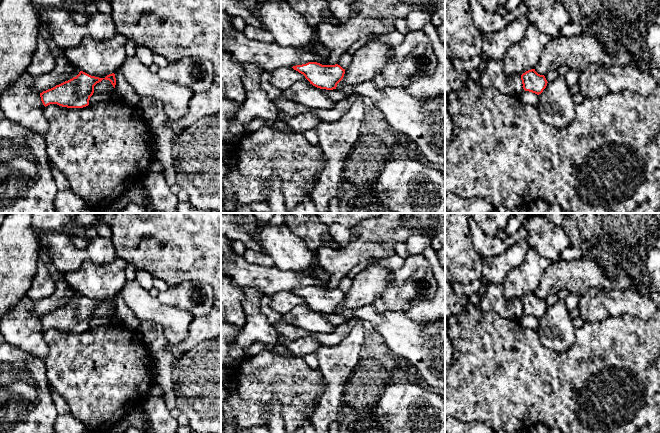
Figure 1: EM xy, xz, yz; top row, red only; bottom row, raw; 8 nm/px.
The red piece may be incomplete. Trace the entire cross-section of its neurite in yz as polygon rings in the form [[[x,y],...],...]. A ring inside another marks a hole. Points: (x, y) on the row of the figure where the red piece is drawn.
[[[535,69],[526,71],[521,75],[523,89],[535,93],[541,94],[547,86],[547,80],[544,75],[538,74]]]

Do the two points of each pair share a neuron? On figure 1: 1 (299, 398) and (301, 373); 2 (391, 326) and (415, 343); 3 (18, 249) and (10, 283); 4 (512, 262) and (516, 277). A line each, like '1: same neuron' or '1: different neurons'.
1: same neuron
2: same neuron
3: same neuron
4: different neurons

